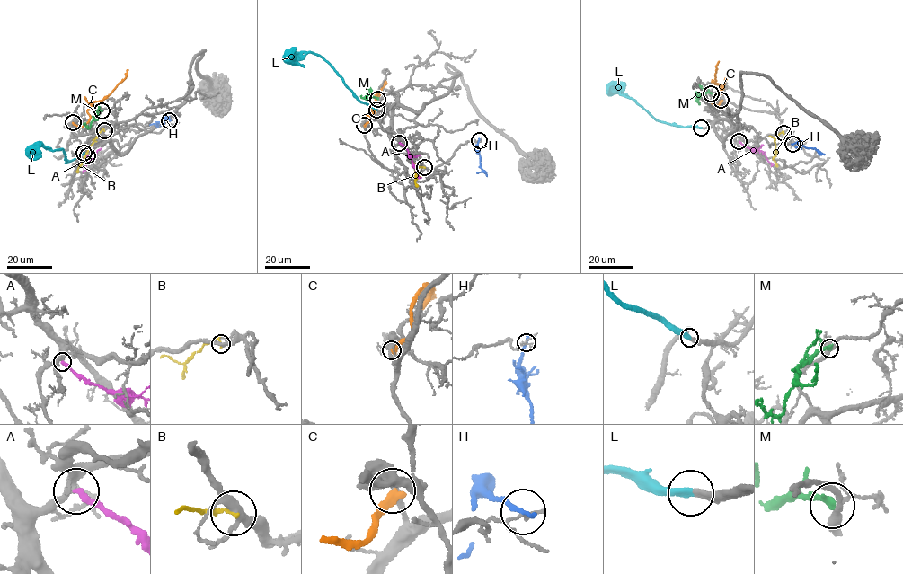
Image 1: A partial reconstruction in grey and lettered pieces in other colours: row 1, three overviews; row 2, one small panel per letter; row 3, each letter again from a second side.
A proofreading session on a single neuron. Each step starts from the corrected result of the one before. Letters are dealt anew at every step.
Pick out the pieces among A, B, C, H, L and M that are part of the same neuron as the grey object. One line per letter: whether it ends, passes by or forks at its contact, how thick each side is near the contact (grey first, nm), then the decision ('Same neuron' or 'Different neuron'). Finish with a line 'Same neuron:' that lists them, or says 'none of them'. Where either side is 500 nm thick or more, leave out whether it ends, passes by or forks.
A: It ends there. Thickness 300 nm (grey) against 300 nm. Different neuron
B: It ends there. Thickness 280 nm (grey) against 170 nm. Different neuron
C: It ends there. Thickness 280 nm (grey) against 400 nm. Different neuron
H: It ends there. Thickness 120 nm (grey) against 240 nm. Different neuron
L: It ends there. Thickness 320 nm (grey) against 400 nm. Same neuron
M: It ends there. Thickness 260 nm (grey) against 340 nm. Different neuron
Same neuron: L

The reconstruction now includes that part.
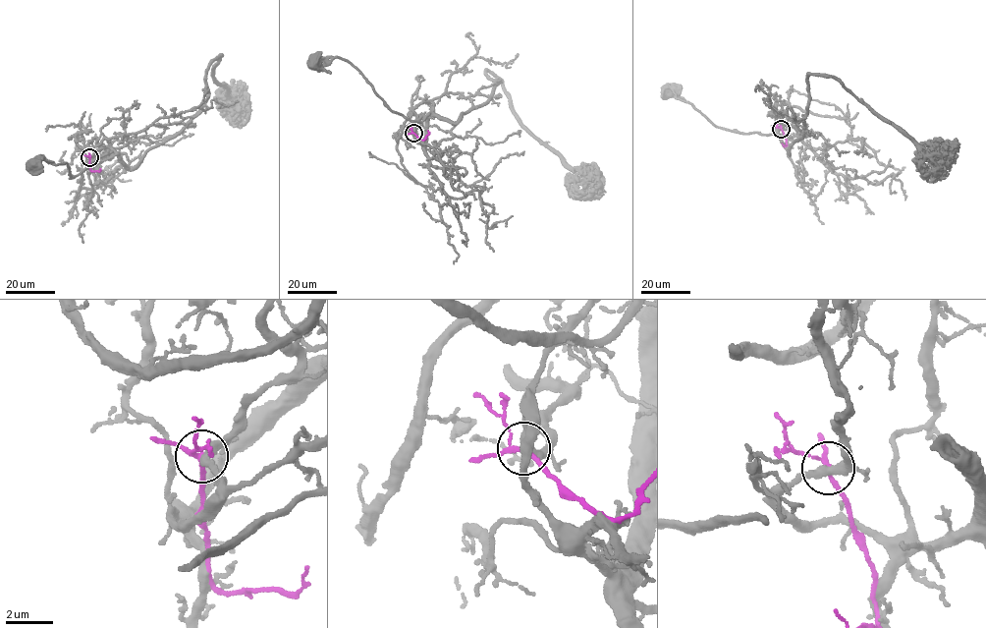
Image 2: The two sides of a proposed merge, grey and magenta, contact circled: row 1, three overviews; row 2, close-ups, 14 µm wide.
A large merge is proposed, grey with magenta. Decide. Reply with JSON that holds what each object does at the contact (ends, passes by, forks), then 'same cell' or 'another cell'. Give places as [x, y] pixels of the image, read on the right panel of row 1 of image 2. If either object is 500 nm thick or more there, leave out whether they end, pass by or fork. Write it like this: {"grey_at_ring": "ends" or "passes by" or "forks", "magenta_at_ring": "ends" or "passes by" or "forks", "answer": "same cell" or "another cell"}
{"grey_at_ring": "passes by", "magenta_at_ring": "forks", "answer": "another cell"}

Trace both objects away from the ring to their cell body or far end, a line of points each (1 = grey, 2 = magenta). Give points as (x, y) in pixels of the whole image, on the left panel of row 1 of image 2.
1: (89, 157), (101, 160), (71, 179), (70, 168), (65, 163), (56, 164), (47, 160), (34, 163)
2: (89, 157), (91, 170), (100, 168)

